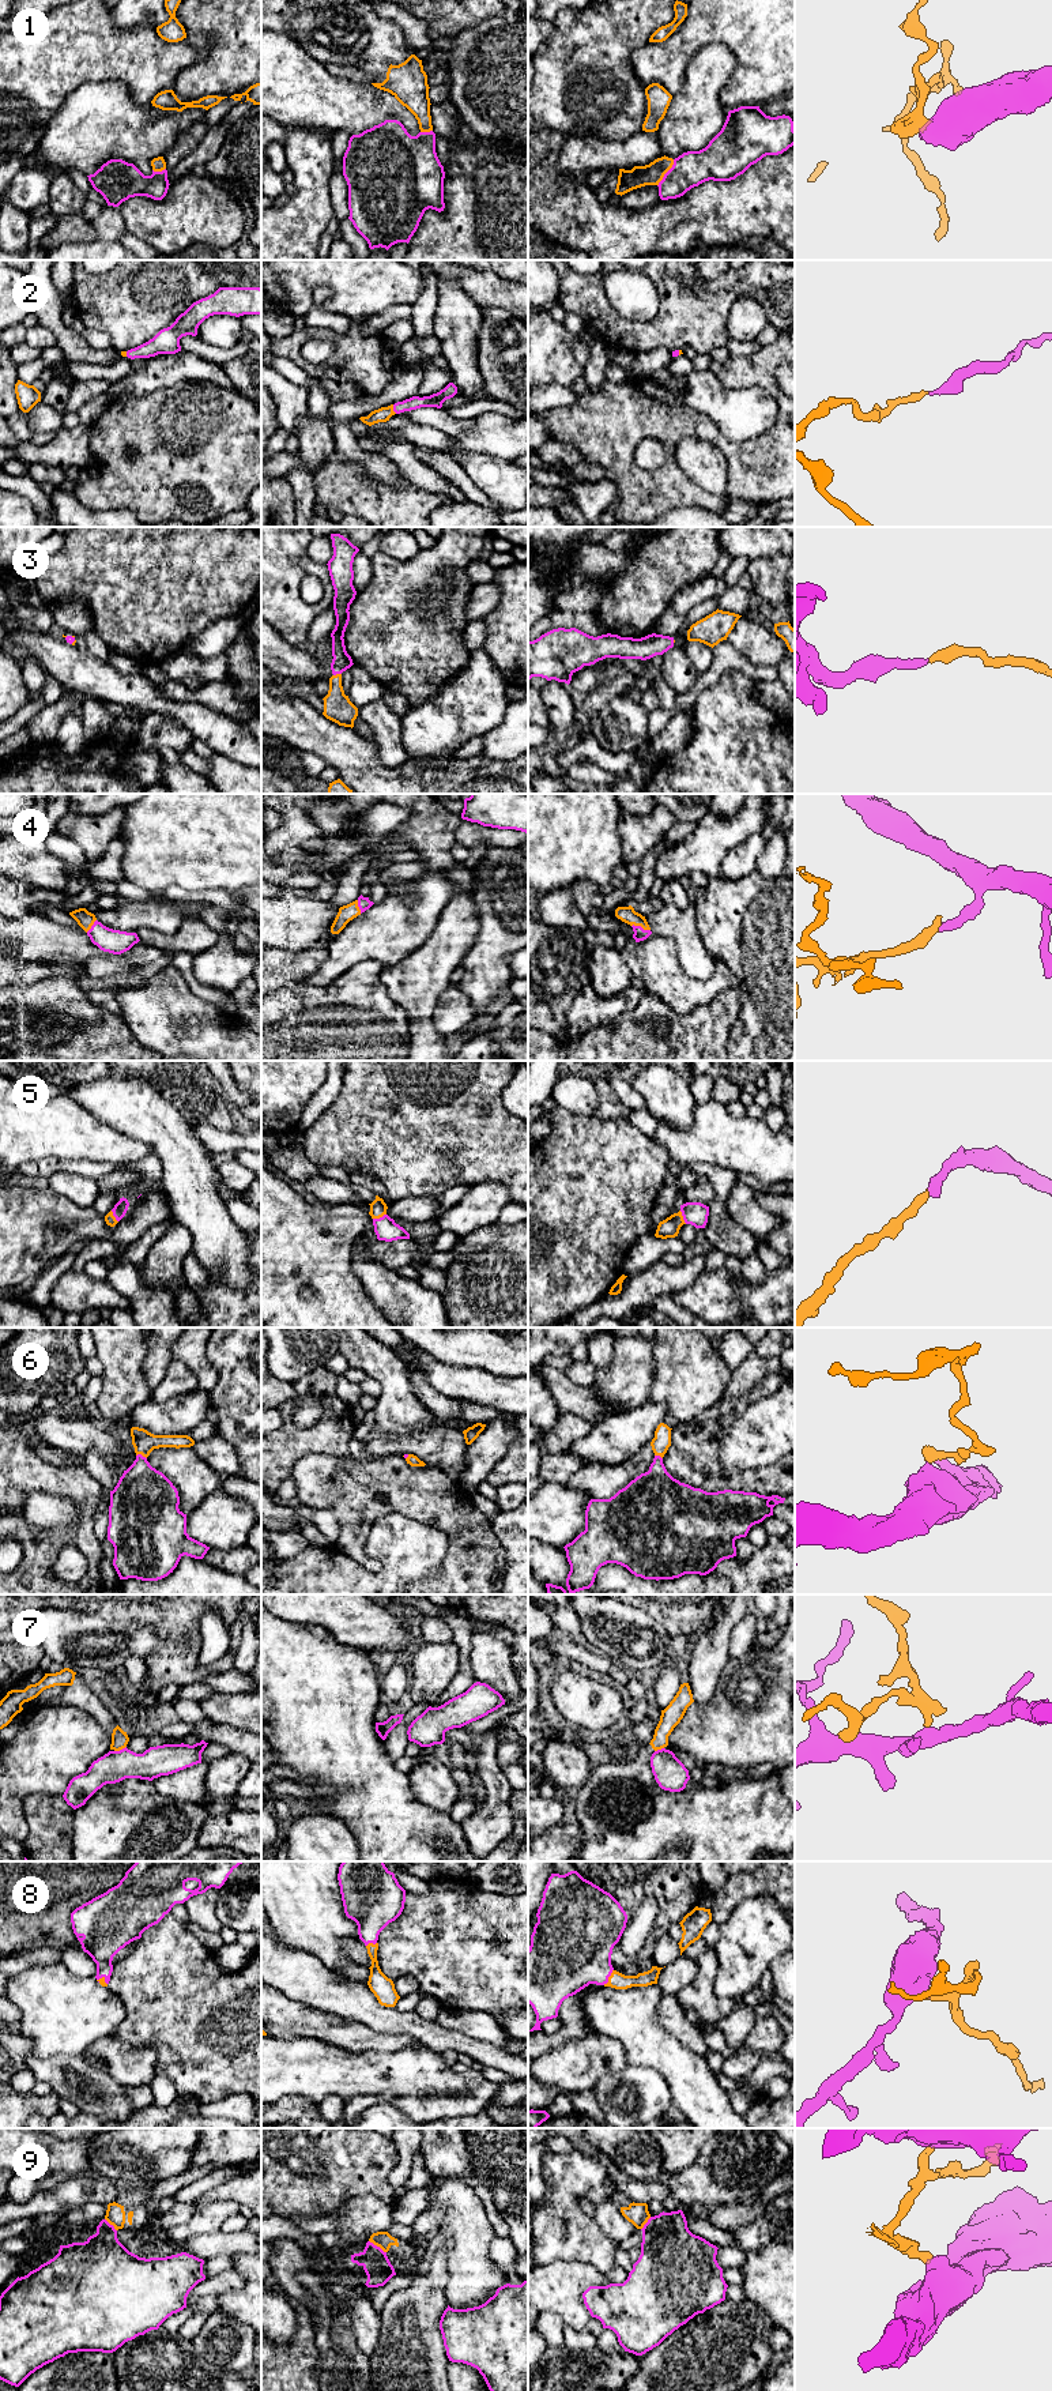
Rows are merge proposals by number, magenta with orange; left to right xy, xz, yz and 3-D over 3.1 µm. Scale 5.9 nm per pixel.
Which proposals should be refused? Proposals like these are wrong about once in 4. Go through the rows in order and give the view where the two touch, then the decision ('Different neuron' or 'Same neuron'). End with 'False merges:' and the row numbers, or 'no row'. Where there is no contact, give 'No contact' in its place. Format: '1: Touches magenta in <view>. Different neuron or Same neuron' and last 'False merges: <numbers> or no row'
1: Touches magenta in yz. Same neuron
2: Touches magenta in xz. Same neuron
3: Touches magenta in xz. Same neuron
4: Touches magenta in yz. Same neuron
5: Touches magenta in xz. Same neuron
6: Touches magenta in xy. Same neuron
7: Touches magenta in xy. Different neuron
8: Touches magenta in yz. Same neuron
9: Touches magenta in xz. Different neuron
False merges: 7, 9

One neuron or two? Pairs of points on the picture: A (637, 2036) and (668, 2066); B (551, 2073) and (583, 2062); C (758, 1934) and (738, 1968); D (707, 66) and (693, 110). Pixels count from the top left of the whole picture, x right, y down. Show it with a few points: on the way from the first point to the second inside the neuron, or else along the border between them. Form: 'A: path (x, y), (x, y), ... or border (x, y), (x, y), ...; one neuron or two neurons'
A: path (645, 2043), (660, 2058); one neuron
B: path (560, 2068), (574, 2066); one neuron
C: path (755, 1943), (755, 1957), (747, 1961); one neuron
D: path (705, 76), (698, 100); one neuron

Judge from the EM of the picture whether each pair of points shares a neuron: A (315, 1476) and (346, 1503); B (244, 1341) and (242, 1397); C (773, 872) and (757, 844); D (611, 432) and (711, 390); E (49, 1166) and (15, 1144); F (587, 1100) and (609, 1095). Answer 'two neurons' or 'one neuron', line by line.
A: one neuron
B: one neuron
C: two neurons
D: two neurons
E: two neurons
F: two neurons

